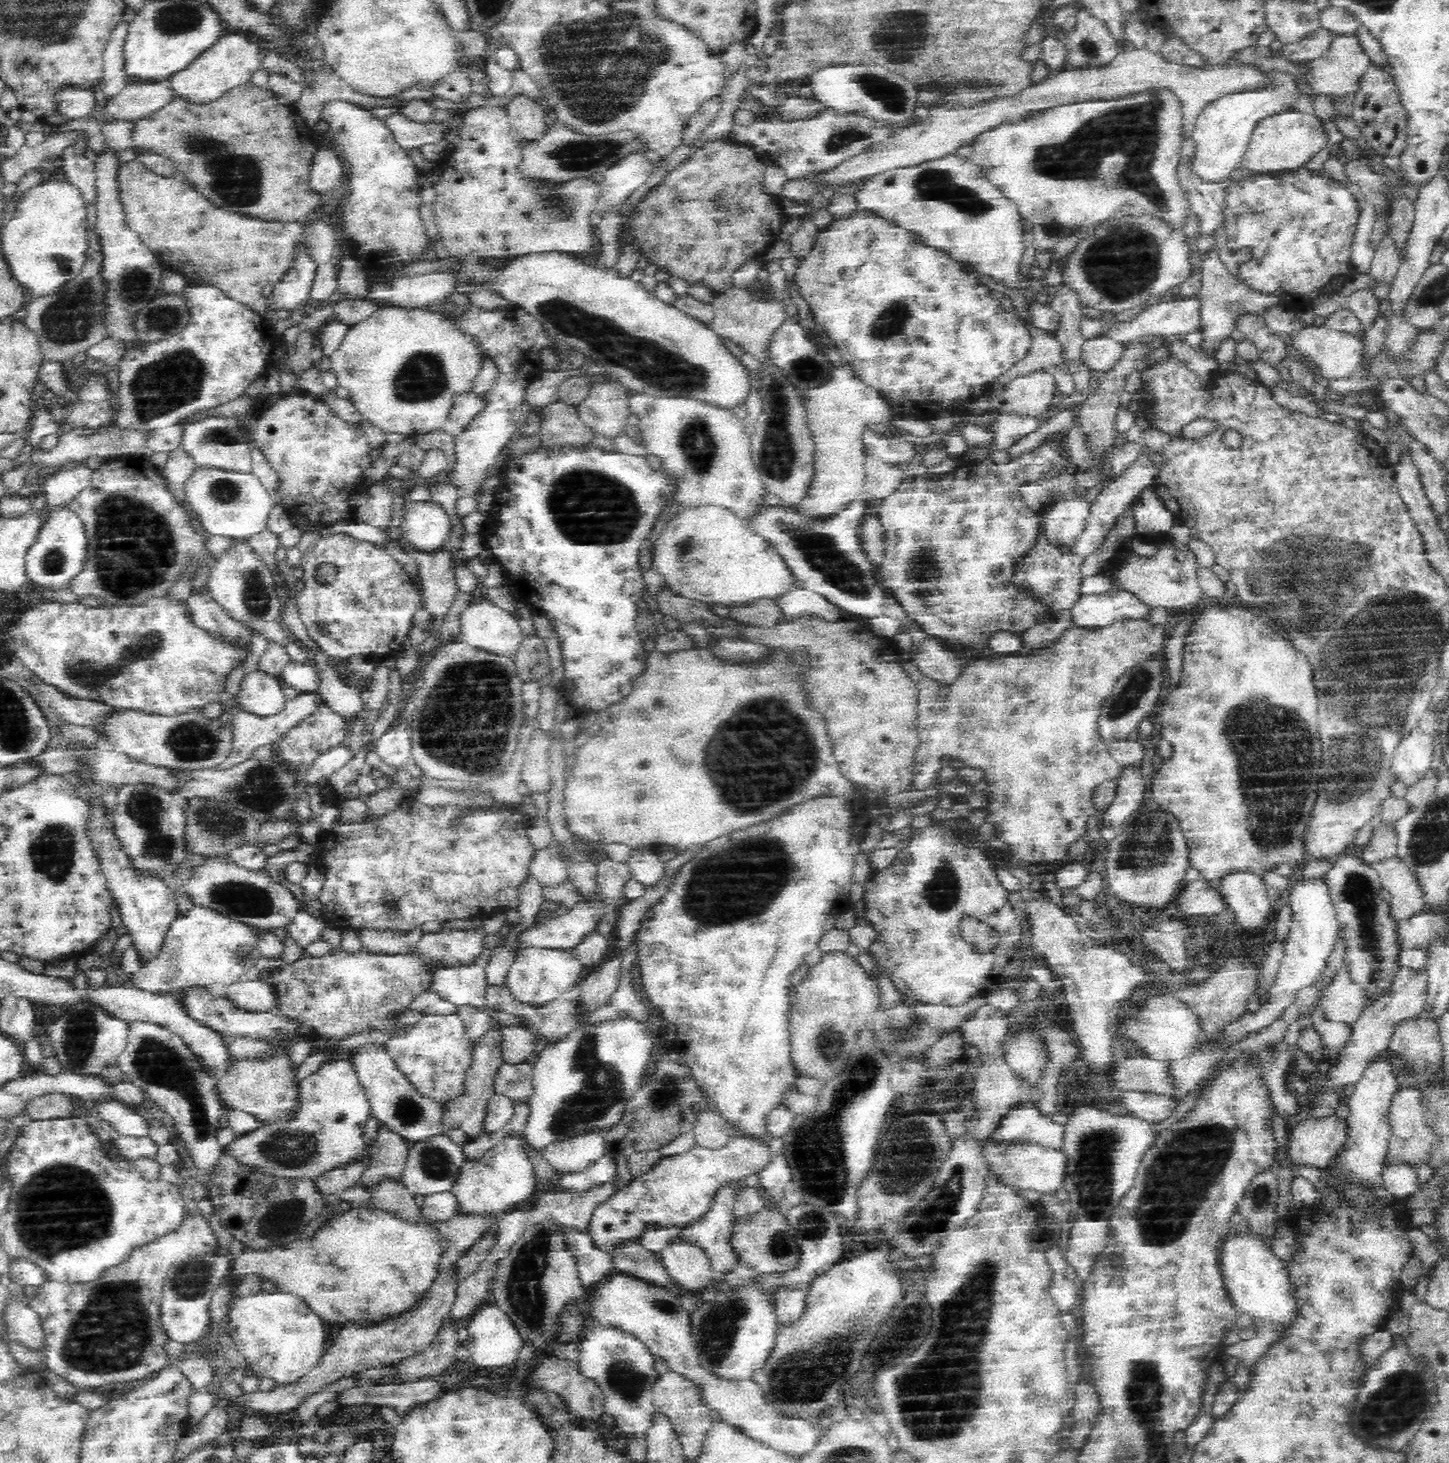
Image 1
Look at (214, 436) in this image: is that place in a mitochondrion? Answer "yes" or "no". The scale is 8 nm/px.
yes

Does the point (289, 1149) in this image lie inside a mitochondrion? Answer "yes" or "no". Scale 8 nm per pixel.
yes

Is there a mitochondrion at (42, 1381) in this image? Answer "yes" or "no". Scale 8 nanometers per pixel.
no

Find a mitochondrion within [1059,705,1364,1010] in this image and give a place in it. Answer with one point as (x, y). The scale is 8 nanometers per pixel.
(1129, 853)

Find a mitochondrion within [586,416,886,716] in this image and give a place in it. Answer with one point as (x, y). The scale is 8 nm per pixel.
(818, 550)

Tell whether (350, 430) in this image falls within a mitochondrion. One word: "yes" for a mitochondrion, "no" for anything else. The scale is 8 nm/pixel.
no

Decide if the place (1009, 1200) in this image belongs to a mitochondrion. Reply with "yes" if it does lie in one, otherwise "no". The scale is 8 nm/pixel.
no

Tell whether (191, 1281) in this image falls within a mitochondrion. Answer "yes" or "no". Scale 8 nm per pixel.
yes

